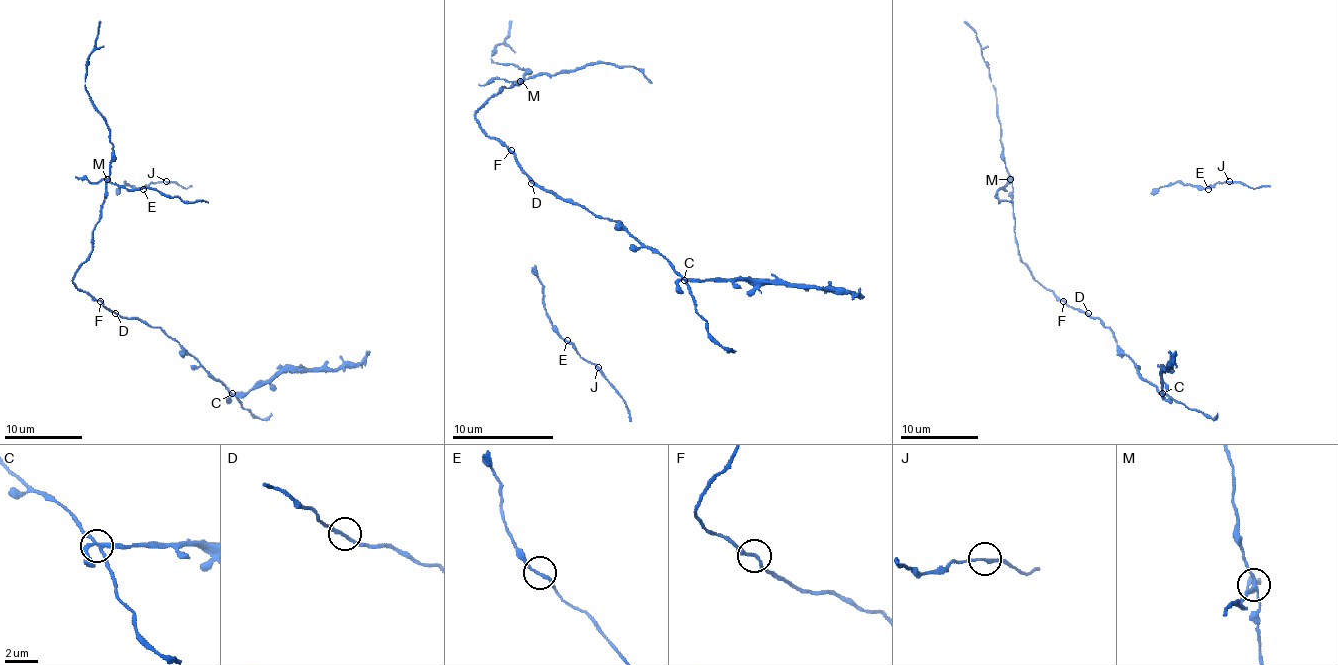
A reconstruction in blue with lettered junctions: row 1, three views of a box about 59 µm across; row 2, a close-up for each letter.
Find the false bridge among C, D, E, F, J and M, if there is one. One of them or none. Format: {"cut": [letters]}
{"cut": ["M"]}

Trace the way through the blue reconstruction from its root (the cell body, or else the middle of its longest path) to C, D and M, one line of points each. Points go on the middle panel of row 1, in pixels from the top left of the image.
C: (508, 150), (539, 186), (584, 206), (597, 216), (617, 221), (643, 244), (653, 246), (683, 279)
D: (508, 150), (519, 160), (521, 171), (531, 183)
M: (508, 150), (481, 127), (475, 112), (493, 95), (501, 92), (501, 87), (521, 82)

